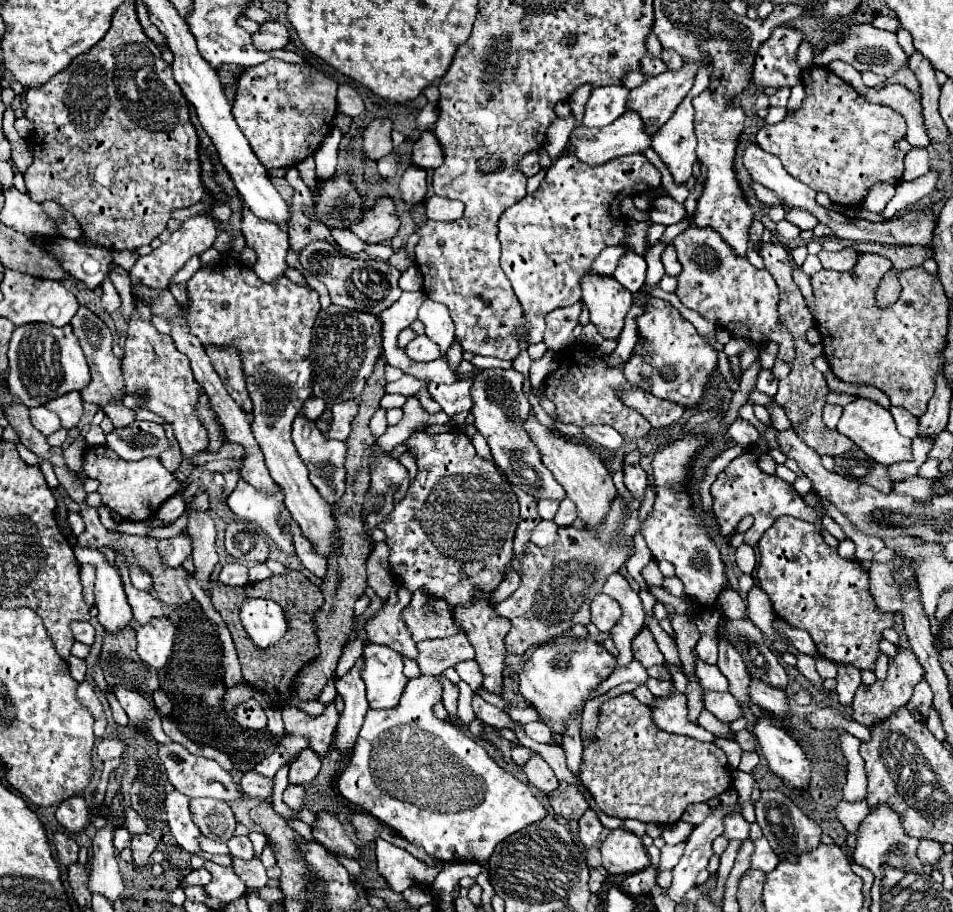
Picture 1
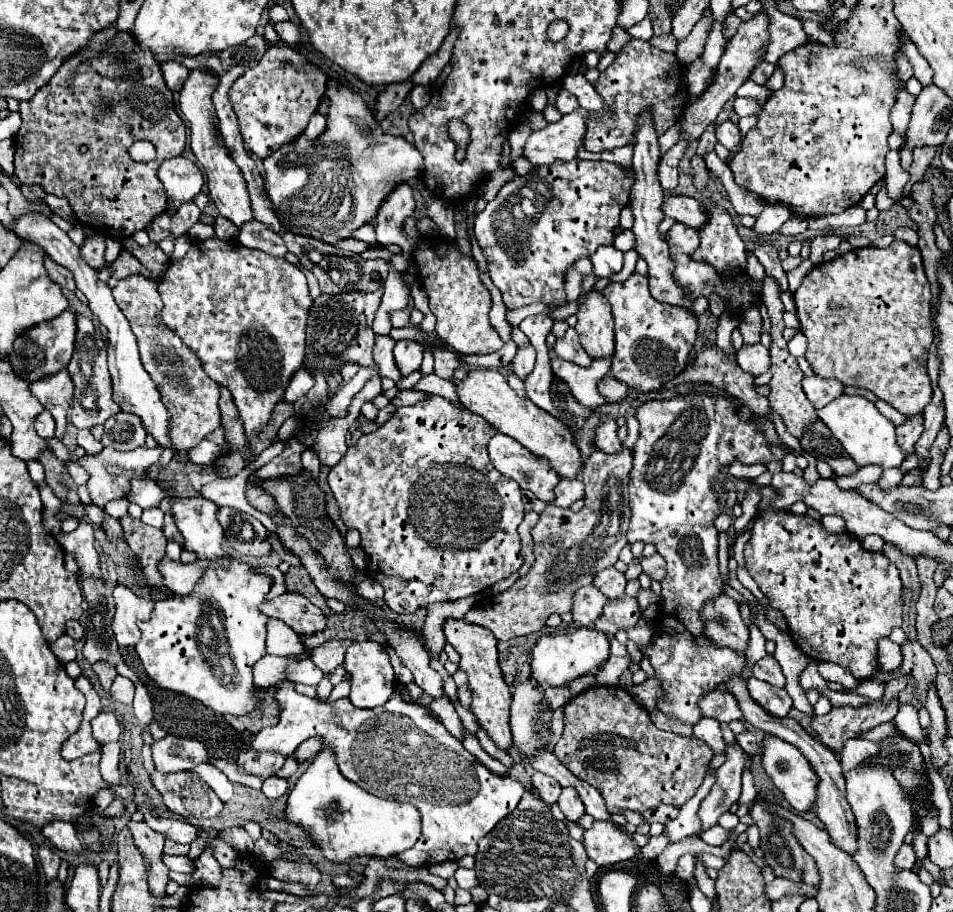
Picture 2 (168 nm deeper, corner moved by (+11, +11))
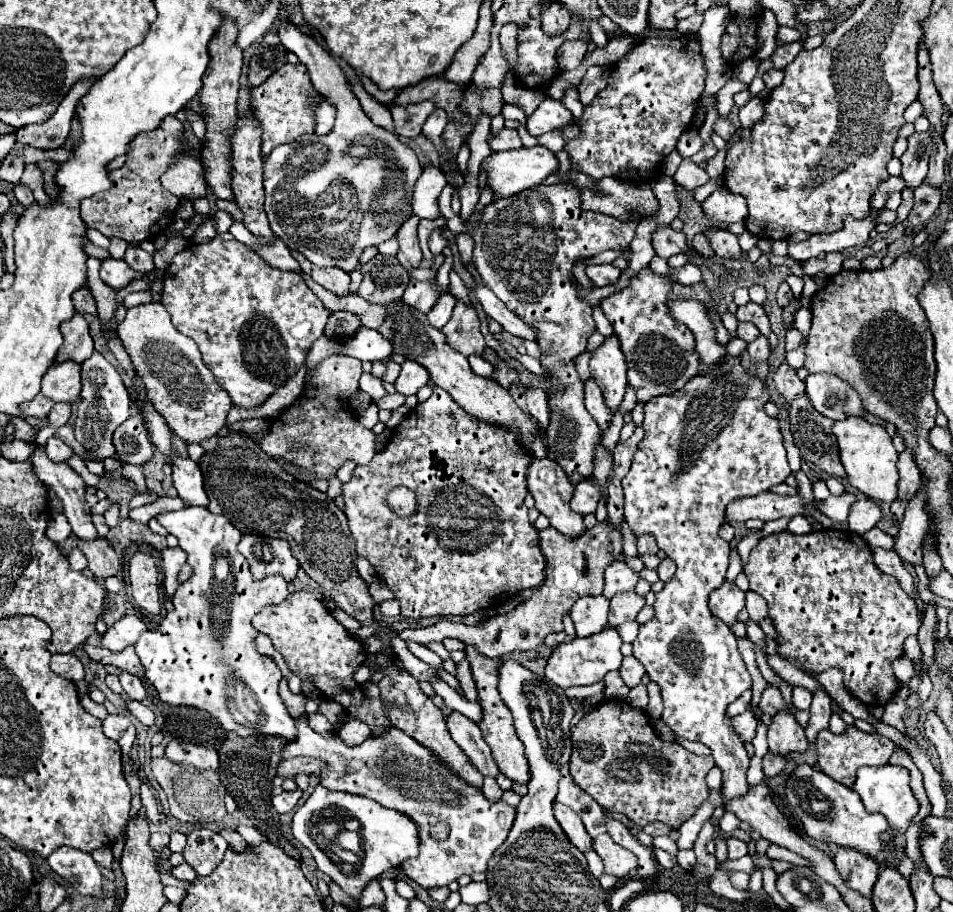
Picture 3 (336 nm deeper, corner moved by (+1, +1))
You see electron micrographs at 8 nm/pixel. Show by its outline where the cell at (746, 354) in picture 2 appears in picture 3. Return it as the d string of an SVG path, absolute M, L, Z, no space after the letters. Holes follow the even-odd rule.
M758 336L758 338L754 338L754 340L748 344L748 352L750 352L750 356L752 356L754 362L766 360L768 354L770 354L768 338L766 338L766 336Z

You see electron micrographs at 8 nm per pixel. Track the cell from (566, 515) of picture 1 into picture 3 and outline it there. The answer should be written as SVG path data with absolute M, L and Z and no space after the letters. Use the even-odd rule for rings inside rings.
M586 480L586 484L578 484L574 498L570 502L572 510L586 516L586 514L594 514L596 506L598 506L598 490L592 482Z

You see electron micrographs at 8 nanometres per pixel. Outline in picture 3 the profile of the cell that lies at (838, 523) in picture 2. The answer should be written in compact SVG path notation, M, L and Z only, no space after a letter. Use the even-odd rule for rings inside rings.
M850 492L842 494L842 496L828 496L826 500L818 502L818 510L824 516L828 516L832 522L846 522L848 510L850 510L854 500L856 500L856 496Z

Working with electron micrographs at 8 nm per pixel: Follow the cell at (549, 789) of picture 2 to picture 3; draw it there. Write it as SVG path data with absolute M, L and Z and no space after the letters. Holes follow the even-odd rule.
M554 802L554 814L556 814L556 820L560 822L562 830L566 832L566 838L572 842L572 846L576 846L580 852L588 852L592 848L592 838L588 836L580 816L574 814L572 808L566 808L558 802Z

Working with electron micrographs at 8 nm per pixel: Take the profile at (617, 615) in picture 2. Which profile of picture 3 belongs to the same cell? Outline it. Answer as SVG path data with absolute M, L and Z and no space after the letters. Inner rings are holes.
M618 592L610 600L610 614L608 614L608 626L618 628L620 624L634 620L640 608L644 606L644 596L632 592Z

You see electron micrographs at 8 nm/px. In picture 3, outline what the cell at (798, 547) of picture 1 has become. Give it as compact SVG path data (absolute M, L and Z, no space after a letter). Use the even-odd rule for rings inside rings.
M818 530L806 536L778 532L760 540L742 572L750 580L750 590L768 602L768 616L776 628L782 658L812 674L830 668L842 670L846 690L866 706L884 706L898 694L900 684L892 672L892 662L904 654L904 640L918 632L920 616L916 602L900 588L898 580L878 570L862 536L850 530Z

